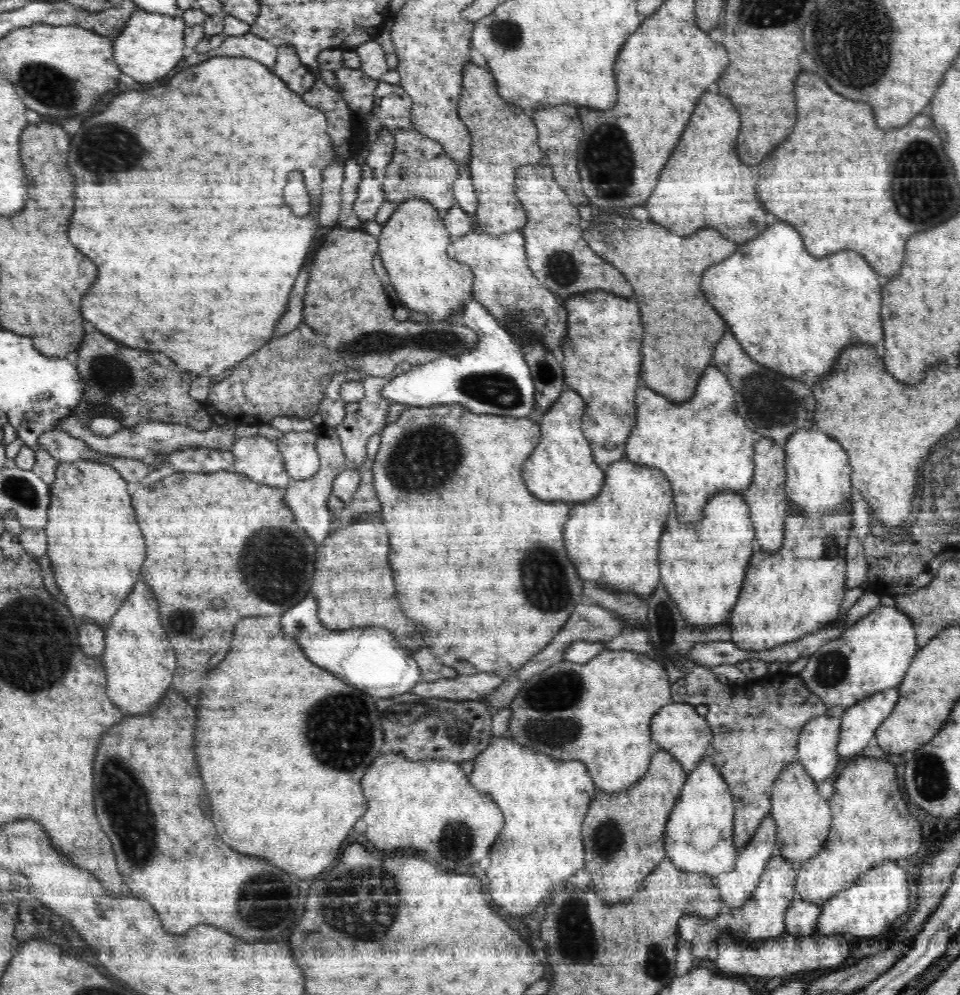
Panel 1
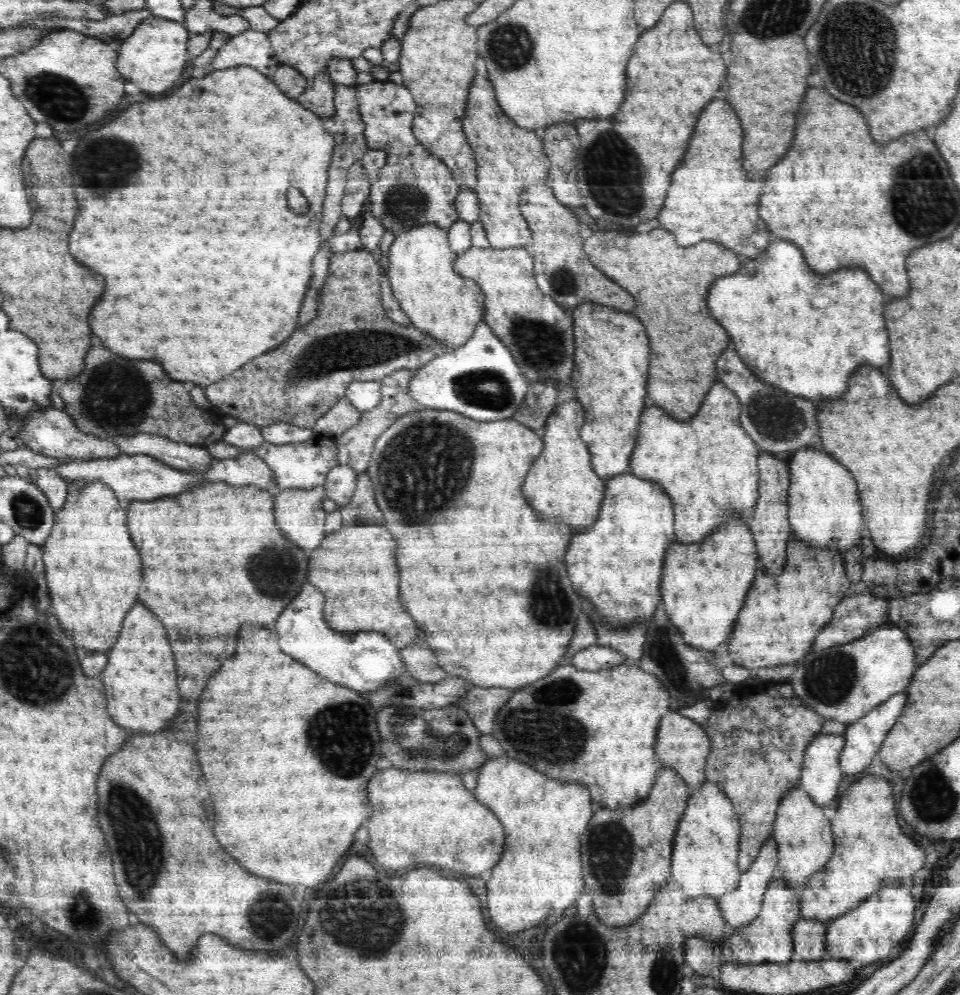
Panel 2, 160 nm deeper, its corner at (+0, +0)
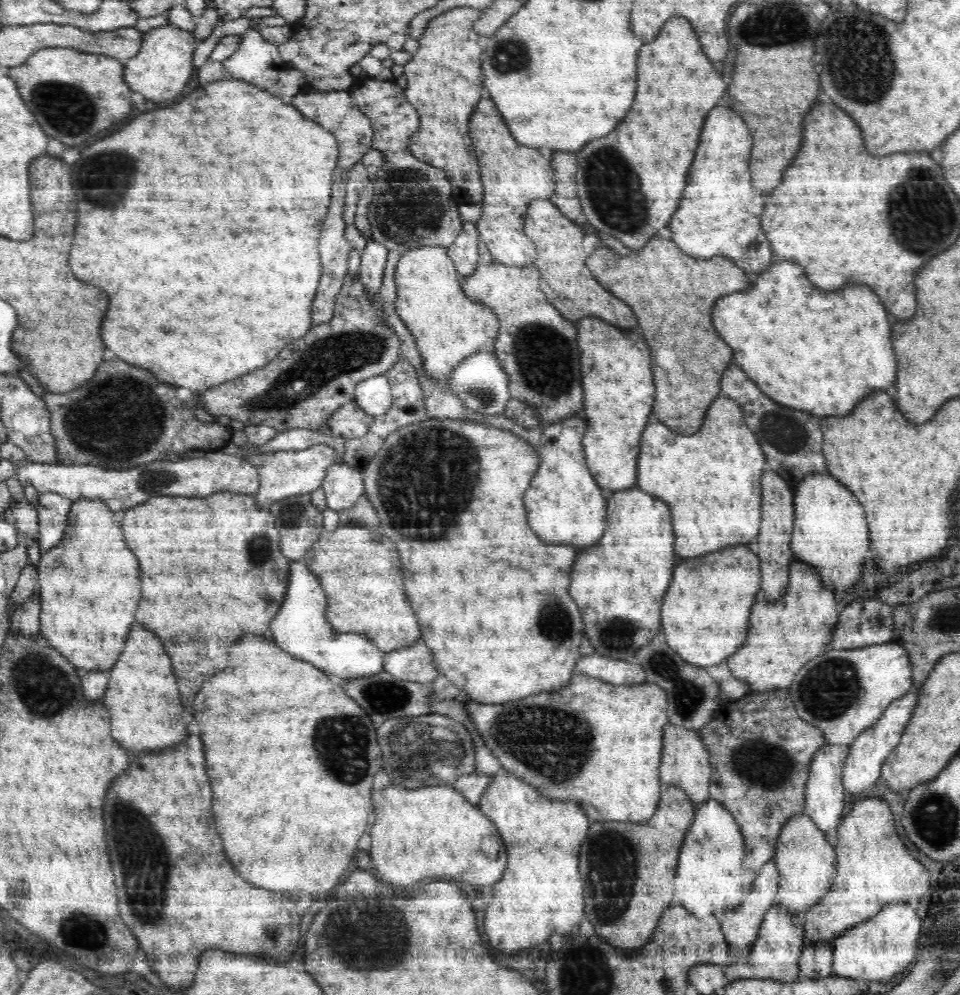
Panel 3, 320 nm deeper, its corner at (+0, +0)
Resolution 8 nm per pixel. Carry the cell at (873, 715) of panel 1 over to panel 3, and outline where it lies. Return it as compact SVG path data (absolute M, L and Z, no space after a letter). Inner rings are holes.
M909 692L895 699L886 706L872 727L868 727L858 737L854 738L848 747L847 758L843 766L843 786L850 794L862 794L870 786L876 784L876 780L881 776L882 764L886 762L887 755L898 746L899 737L902 736L904 728L910 722L911 712L914 711L916 702L916 692Z

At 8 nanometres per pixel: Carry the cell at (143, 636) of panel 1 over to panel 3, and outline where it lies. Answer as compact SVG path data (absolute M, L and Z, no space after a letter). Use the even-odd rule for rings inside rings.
M134 624L120 660L110 670L110 684L104 696L114 738L118 738L118 742L122 742L130 754L138 754L138 750L159 751L163 749L160 746L182 742L182 738L188 734L186 728L190 722L180 718L184 708L180 704L180 696L176 694L176 678L162 642L152 632Z

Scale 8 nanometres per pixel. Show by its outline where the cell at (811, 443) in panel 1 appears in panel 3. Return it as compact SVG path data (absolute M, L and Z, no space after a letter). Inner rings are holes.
M808 471L795 486L794 492L794 526L791 538L791 552L794 557L810 563L822 575L822 581L834 591L844 591L852 588L856 580L864 572L864 562L868 560L870 538L868 538L868 526L864 520L864 508L858 504L858 500L852 496L852 491L844 483L838 481L836 475L828 471Z

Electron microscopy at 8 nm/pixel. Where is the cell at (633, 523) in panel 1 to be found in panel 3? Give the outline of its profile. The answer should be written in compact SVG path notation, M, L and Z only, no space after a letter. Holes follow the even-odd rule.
M638 486L616 490L607 500L606 532L598 546L578 550L570 572L570 596L582 612L585 636L598 655L636 662L635 651L659 633L662 594L674 574L670 508Z

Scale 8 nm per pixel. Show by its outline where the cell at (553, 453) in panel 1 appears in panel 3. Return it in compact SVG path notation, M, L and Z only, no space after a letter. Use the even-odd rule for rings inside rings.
M576 415L543 426L542 438L536 448L540 453L538 470L524 494L528 522L534 526L534 534L546 538L546 542L566 542L577 550L594 546L606 530L607 500L602 497L589 466L586 464L582 444L587 428L585 419Z

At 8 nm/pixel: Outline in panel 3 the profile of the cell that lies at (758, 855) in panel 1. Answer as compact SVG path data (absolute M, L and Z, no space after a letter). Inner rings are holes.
M774 857L762 865L744 902L735 911L725 913L720 923L726 942L730 946L730 960L735 963L742 955L747 953L750 944L754 942L761 922L770 906L776 904L776 892L778 892L780 874Z

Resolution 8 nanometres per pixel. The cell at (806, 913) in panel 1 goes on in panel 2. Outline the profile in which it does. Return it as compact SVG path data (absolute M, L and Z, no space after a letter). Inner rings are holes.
M800 918L792 928L793 960L816 962L825 954L826 928L817 920Z

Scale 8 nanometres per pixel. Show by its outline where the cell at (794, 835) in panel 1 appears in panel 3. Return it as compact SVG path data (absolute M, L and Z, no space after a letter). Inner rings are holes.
M806 811L795 813L783 823L775 844L774 859L780 874L776 904L790 913L804 913L826 895L836 874L835 848L826 841L826 834Z

